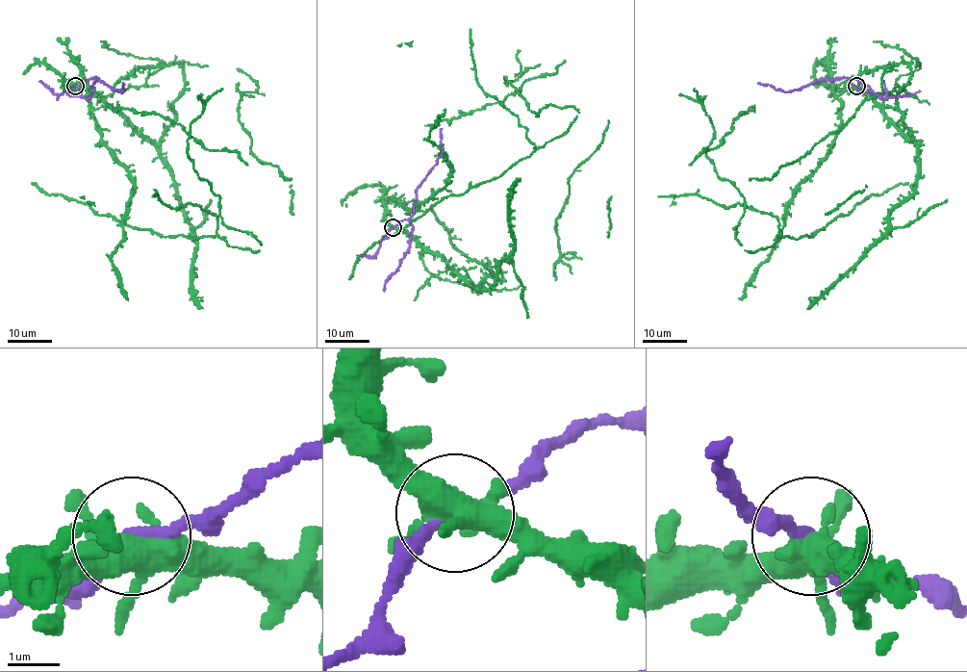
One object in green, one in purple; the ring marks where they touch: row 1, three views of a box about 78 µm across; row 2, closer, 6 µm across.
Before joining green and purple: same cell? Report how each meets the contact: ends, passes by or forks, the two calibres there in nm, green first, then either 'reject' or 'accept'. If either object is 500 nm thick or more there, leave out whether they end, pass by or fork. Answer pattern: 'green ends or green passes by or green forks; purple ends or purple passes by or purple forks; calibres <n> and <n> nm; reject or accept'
green forks; purple passes by; calibres 440 and 180 nm; accept

